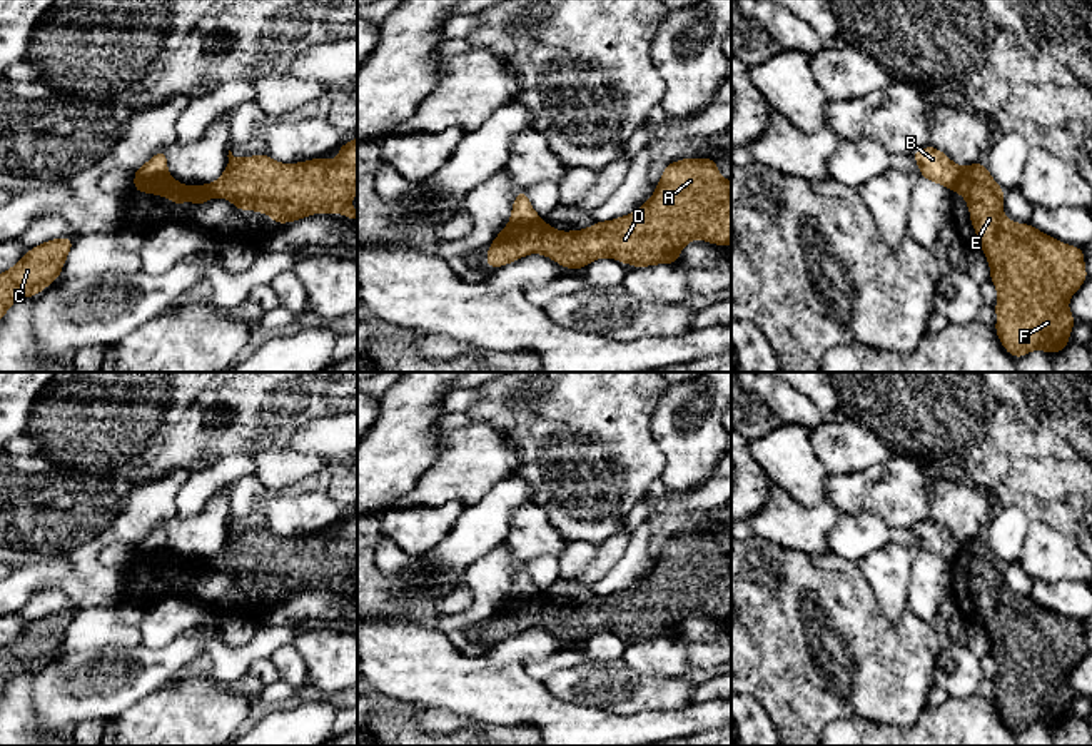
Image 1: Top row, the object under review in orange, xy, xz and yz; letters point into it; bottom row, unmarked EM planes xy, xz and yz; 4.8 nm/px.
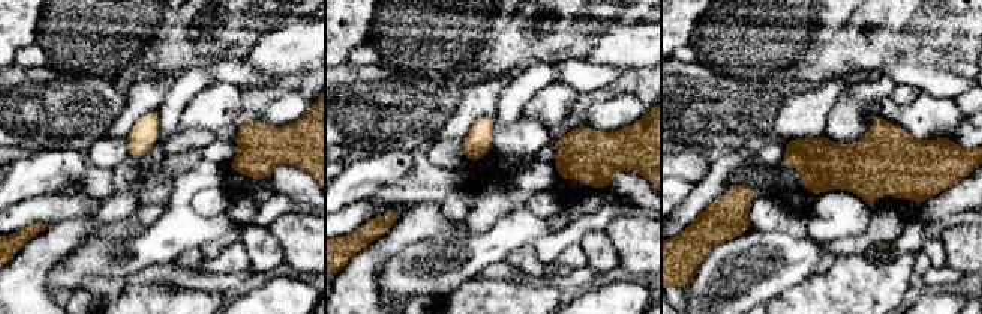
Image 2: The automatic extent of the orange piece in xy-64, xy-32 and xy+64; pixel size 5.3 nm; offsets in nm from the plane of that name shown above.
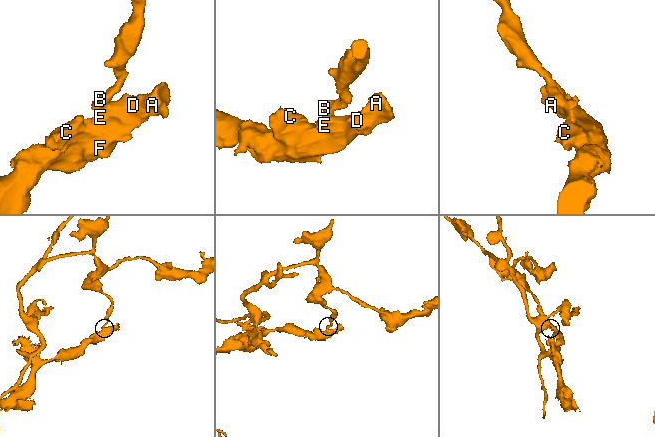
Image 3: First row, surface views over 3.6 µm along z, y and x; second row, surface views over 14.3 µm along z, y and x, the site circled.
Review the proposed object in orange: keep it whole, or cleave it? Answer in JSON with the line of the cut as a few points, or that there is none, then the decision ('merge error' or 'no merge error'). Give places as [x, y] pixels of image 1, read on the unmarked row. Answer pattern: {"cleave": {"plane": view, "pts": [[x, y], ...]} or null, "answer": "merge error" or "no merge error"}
{"cleave": {"plane": "xz", "pts": [[541, 593], [510, 596]]}, "answer": "merge error"}

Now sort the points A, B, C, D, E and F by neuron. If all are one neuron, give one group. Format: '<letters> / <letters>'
A C D E F / B

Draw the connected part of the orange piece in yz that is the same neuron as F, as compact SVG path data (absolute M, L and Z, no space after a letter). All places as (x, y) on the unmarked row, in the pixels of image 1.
M980 534L962 541L952 564L967 574L970 596L990 639L990 656L998 666L993 704L1004 723L1015 733L1035 723L1059 728L1070 718L1069 708L1077 696L1067 676L1089 653L1084 641L1085 623L1059 616L1032 597L1009 594L1002 582L1005 562L992 552Z

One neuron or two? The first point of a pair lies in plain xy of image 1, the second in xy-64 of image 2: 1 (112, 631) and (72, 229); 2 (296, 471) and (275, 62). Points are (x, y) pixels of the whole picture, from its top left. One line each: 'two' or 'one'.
1: one
2: two

